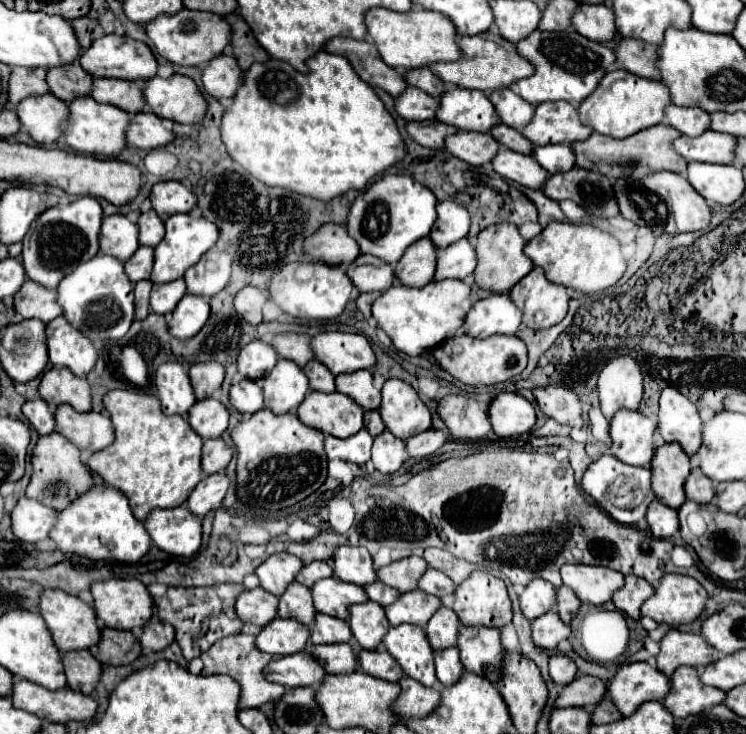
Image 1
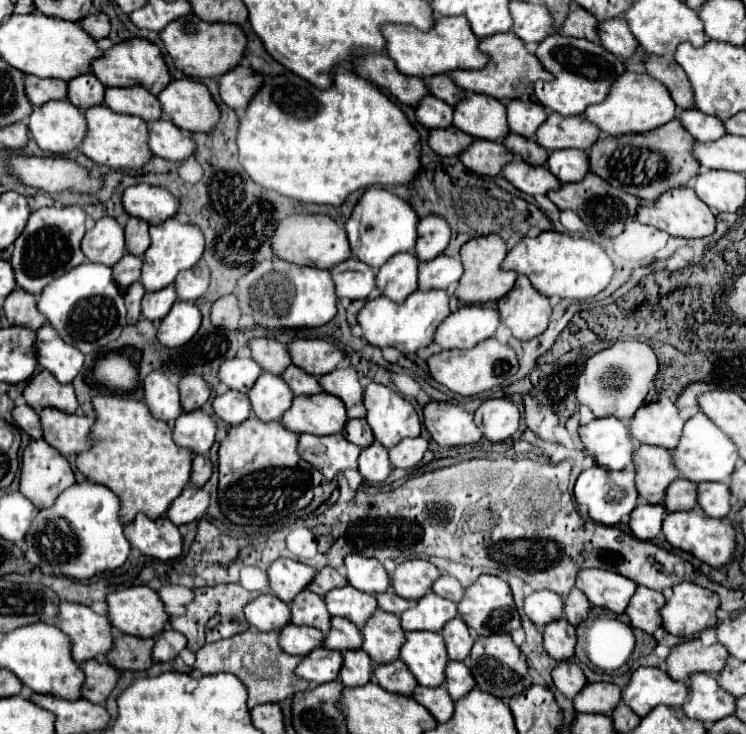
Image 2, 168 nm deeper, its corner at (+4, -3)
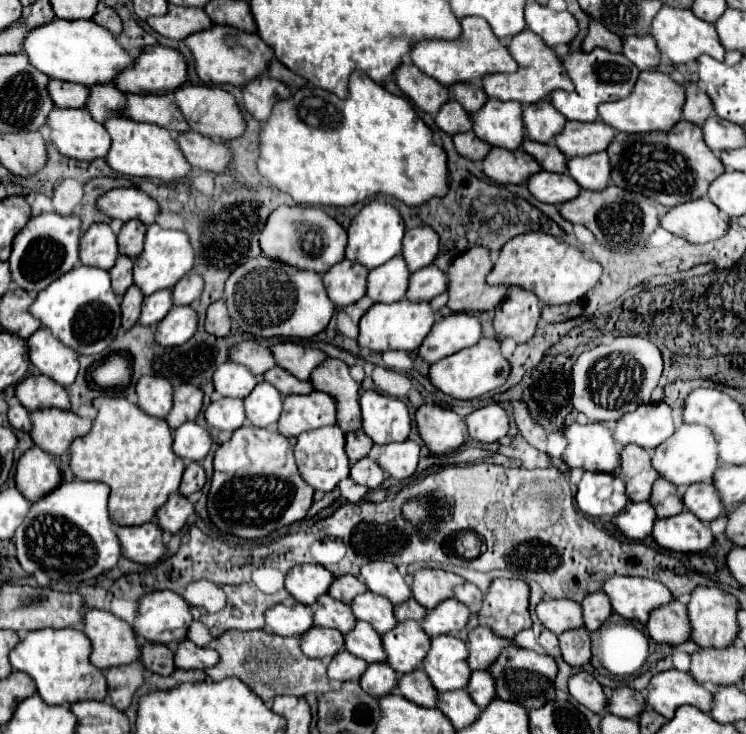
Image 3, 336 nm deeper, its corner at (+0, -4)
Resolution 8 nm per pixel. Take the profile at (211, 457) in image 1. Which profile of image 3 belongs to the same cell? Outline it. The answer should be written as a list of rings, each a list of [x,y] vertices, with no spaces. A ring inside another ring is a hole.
[[[189,462],[185,472],[183,472],[183,480],[181,480],[181,486],[179,486],[179,494],[183,496],[189,496],[193,492],[199,492],[205,484],[205,470],[201,468],[201,464],[197,462]]]

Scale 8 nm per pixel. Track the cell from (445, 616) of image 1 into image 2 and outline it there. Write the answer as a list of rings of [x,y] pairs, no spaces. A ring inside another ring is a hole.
[[[453,617],[451,621],[447,621],[445,627],[441,629],[441,637],[445,639],[445,649],[449,659],[463,661],[469,657],[475,639],[469,635],[469,629],[461,617]]]

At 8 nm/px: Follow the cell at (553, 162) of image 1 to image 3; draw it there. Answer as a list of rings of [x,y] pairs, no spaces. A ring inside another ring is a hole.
[[[597,152],[589,154],[585,158],[569,158],[567,162],[569,176],[581,184],[581,188],[601,192],[603,188],[609,186],[611,180],[611,164],[607,158],[607,152]]]

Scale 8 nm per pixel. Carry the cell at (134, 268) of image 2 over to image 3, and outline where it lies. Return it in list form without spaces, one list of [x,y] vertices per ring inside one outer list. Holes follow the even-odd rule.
[[[119,256],[117,264],[109,270],[113,292],[121,298],[129,286],[133,286],[133,260],[129,256]]]

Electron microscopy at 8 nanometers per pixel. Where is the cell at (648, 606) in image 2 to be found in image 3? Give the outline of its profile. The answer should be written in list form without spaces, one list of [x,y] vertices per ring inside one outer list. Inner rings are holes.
[[[673,600],[669,602],[665,608],[657,608],[653,612],[653,616],[649,618],[649,624],[647,624],[647,630],[649,630],[649,636],[659,642],[659,644],[683,644],[691,638],[691,622],[689,622],[689,614],[687,614],[687,606],[681,606],[679,600]]]

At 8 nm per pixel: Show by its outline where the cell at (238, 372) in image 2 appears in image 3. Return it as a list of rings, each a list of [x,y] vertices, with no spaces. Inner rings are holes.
[[[233,362],[221,364],[213,374],[215,390],[227,398],[245,398],[257,386],[257,382],[257,376]]]

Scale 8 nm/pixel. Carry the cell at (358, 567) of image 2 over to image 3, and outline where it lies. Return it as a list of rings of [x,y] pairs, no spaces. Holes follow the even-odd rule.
[[[375,560],[361,568],[361,578],[369,586],[371,592],[389,598],[393,604],[403,604],[411,598],[411,586],[399,574],[393,562]]]

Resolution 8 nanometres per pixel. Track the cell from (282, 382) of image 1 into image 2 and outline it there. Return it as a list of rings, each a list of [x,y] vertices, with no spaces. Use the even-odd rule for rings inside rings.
[[[261,373],[253,389],[247,393],[253,413],[261,421],[279,421],[283,413],[291,407],[293,403],[293,391],[291,387],[283,381],[281,375],[273,373]]]

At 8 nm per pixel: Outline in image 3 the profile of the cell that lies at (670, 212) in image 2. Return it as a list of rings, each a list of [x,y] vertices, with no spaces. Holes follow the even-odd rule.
[[[701,198],[671,208],[661,218],[661,226],[687,242],[705,244],[727,234],[729,218],[709,198]]]

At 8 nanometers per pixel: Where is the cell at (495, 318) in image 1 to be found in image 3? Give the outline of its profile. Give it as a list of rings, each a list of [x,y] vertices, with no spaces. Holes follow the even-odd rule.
[[[451,314],[433,324],[429,336],[425,336],[417,354],[433,364],[449,354],[469,348],[481,340],[481,324],[471,314]]]

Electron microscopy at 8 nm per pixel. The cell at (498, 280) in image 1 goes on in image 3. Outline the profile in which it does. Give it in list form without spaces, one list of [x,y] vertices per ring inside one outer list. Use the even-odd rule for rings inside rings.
[[[469,248],[461,256],[457,256],[449,264],[449,270],[447,270],[447,278],[449,278],[447,308],[451,308],[453,312],[487,312],[487,310],[495,310],[497,304],[505,298],[507,286],[503,286],[503,284],[489,286],[485,282],[485,276],[491,272],[491,268],[493,268],[493,262],[491,262],[489,250],[485,250],[485,248]]]

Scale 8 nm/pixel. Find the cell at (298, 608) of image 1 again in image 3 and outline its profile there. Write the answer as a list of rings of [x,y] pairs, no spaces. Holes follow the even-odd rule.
[[[329,594],[321,596],[315,604],[315,624],[325,628],[337,628],[339,632],[347,634],[355,628],[355,614],[349,604],[331,598]]]

